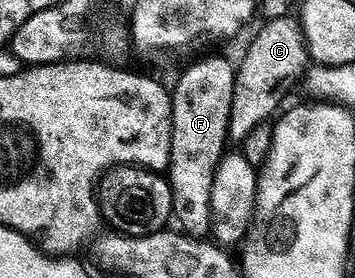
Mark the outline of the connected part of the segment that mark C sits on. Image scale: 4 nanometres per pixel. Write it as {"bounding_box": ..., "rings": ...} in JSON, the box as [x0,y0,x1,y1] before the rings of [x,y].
{"bounding_box":[228,17,310,144],"rings":[[[296,17],[286,19],[270,19],[263,24],[265,27],[252,39],[244,60],[238,63],[236,72],[236,88],[234,89],[234,105],[232,116],[228,126],[228,138],[233,144],[243,144],[246,137],[262,123],[267,123],[273,117],[272,114],[284,103],[284,98],[295,89],[295,79],[303,80],[310,67],[310,56],[308,53],[308,41],[304,36],[301,20]]]}

